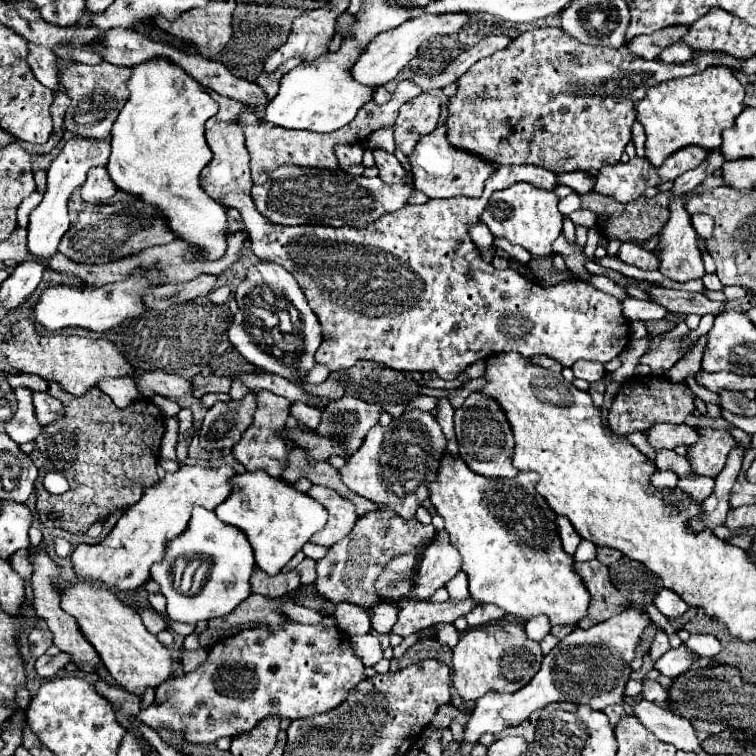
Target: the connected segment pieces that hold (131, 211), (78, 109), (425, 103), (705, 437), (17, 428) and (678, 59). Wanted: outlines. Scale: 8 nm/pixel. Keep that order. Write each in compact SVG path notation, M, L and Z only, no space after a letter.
M118 200L112 204L90 204L86 206L80 216L78 224L72 224L66 238L62 238L58 250L78 264L108 264L110 260L118 260L122 256L132 256L134 252L142 252L150 246L170 244L180 240L176 232L170 232L166 218L158 208L138 200Z
M104 62L100 66L72 64L72 66L64 68L60 78L72 98L72 104L64 116L66 130L76 136L82 136L82 138L94 138L94 140L110 138L112 122L116 120L118 112L122 110L122 104L128 98L128 90L126 90L124 82L130 78L130 68L114 66L108 62Z
M420 94L400 108L394 124L394 142L406 156L414 150L416 142L432 132L440 118L440 100L432 94Z
M700 428L698 432L700 440L688 448L688 462L696 474L716 478L726 464L728 452L734 448L734 438L728 430Z
M16 388L14 390L16 400L18 400L18 410L16 414L6 422L6 434L18 442L18 444L26 444L36 440L42 434L42 424L38 424L36 420L36 412L34 412L34 404L32 404L32 392L30 388Z
M676 42L676 44L668 46L668 48L664 48L664 50L662 50L662 56L658 56L658 60L666 62L666 64L670 64L670 62L682 64L682 62L686 62L686 60L692 58L692 52L694 52L694 50L688 48L684 42Z

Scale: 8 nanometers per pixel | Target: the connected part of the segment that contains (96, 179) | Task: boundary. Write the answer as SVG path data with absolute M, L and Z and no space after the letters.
M92 168L88 172L88 180L82 186L82 198L86 202L106 202L114 194L116 194L116 188L106 168Z

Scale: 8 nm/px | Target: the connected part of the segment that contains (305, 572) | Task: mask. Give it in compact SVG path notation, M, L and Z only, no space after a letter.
M304 558L298 566L296 566L296 570L298 570L298 574L300 574L300 578L302 578L302 584L312 584L314 582L314 578L316 578L316 560L312 560L312 558Z

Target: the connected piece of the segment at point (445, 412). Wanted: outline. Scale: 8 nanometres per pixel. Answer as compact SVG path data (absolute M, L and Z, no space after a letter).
M440 398L438 400L438 414L436 414L436 420L440 422L442 430L444 430L444 436L448 440L456 440L454 436L454 426L452 426L452 414L454 414L454 408L452 404L448 402L448 398Z

